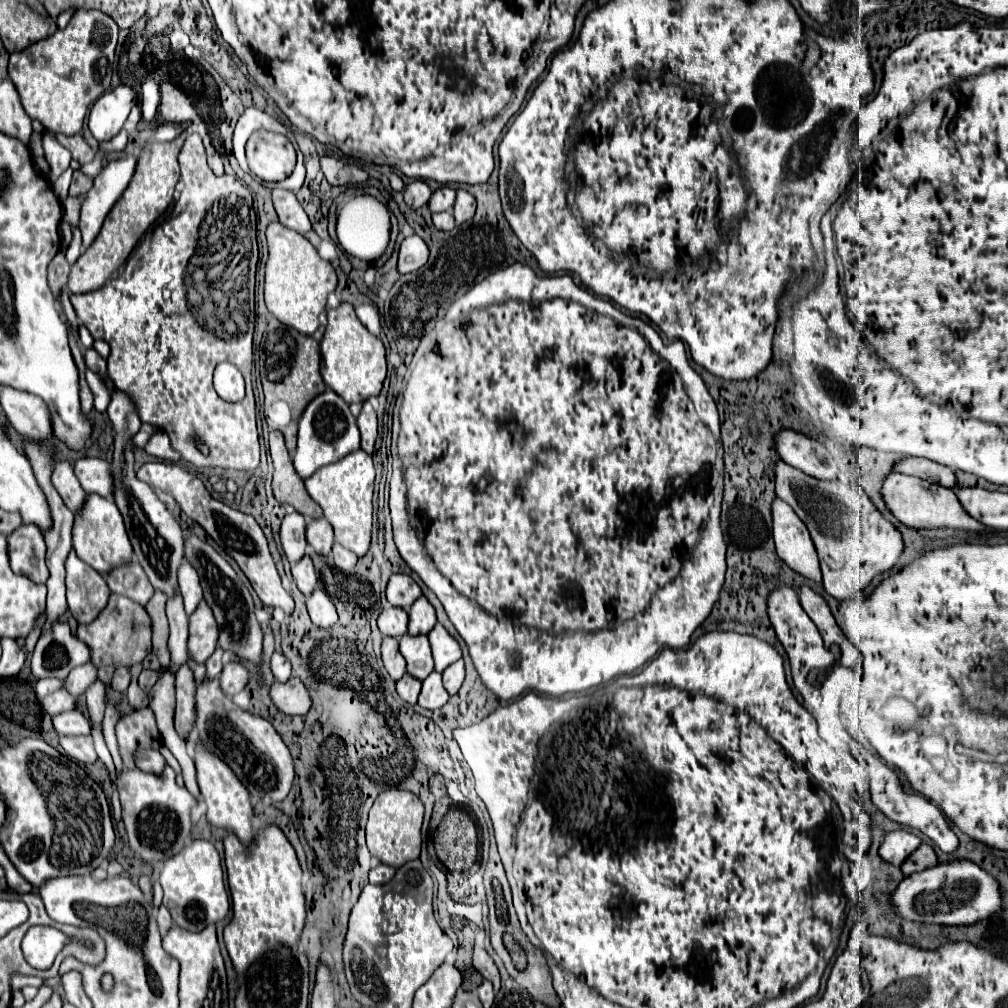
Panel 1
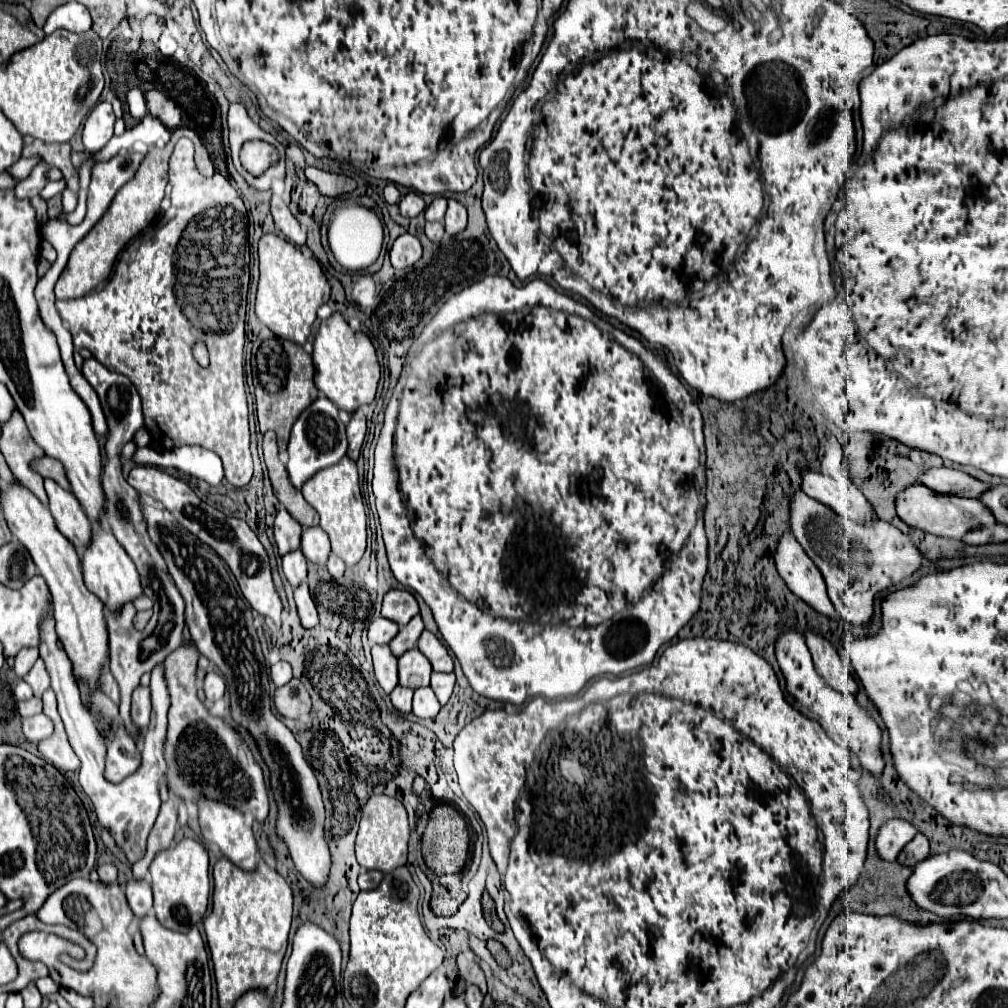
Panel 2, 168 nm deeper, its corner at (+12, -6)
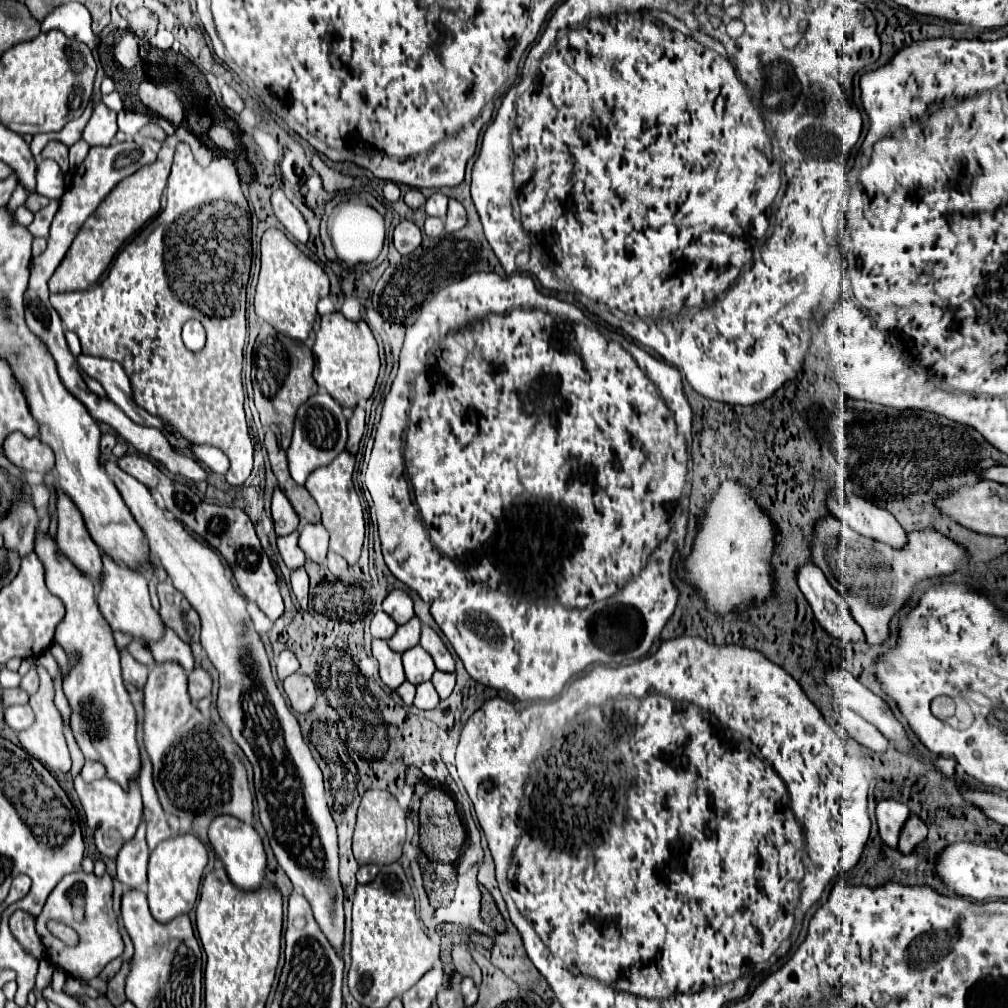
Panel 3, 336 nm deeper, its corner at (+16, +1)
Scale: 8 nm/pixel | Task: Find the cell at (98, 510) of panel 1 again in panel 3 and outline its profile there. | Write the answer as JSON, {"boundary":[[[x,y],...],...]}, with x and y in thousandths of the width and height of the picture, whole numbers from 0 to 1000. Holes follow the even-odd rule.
{"boundary":[[[101,549],[101,555],[103,555],[103,578],[99,580],[99,588],[97,588],[97,604],[105,614],[105,618],[109,620],[109,624],[127,628],[133,634],[139,634],[145,642],[153,636],[159,636],[163,632],[165,620],[149,598],[145,572],[139,566],[119,563],[103,549]]]}

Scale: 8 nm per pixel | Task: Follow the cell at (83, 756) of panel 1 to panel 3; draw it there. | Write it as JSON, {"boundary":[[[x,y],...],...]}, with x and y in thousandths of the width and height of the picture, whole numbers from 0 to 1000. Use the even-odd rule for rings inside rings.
{"boundary":[[[34,660],[34,662],[36,662],[38,672],[40,672],[40,684],[30,691],[30,701],[32,701],[36,713],[28,723],[18,727],[18,733],[20,733],[22,741],[32,751],[36,751],[48,765],[52,765],[52,767],[67,767],[69,761],[71,761],[71,753],[69,753],[69,745],[67,745],[63,725],[62,725],[62,709],[54,699],[54,678],[52,678],[50,668],[44,662],[40,662],[40,660]]]}

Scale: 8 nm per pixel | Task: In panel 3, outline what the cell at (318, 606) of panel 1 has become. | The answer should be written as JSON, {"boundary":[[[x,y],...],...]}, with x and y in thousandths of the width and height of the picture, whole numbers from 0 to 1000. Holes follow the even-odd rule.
{"boundary":[[[302,563],[290,566],[290,576],[288,576],[288,580],[290,580],[290,586],[292,586],[296,598],[298,598],[300,604],[302,604],[302,602],[306,600],[306,568],[304,568]]]}

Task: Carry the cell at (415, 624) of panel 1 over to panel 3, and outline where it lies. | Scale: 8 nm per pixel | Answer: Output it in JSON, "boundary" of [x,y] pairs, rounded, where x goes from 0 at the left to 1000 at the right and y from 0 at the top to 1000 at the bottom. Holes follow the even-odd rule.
{"boundary":[[[409,612],[403,620],[397,620],[395,626],[389,630],[389,634],[385,636],[387,644],[393,648],[401,648],[409,642],[413,642],[417,636],[417,614]]]}

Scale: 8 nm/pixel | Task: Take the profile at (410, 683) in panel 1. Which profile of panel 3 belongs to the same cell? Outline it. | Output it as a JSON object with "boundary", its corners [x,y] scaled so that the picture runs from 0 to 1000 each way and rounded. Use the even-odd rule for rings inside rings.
{"boundary":[[[401,676],[401,678],[393,684],[393,688],[399,691],[399,695],[401,695],[403,699],[409,699],[409,695],[411,695],[411,688],[413,688],[413,682],[411,682],[409,678]]]}

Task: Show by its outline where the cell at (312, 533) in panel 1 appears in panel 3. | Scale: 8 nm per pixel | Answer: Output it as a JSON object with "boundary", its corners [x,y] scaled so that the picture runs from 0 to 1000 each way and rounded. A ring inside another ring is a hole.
{"boundary":[[[319,519],[302,521],[302,525],[298,527],[298,543],[304,549],[304,553],[310,555],[312,559],[315,559],[315,561],[323,559],[325,527],[321,525],[321,521]]]}

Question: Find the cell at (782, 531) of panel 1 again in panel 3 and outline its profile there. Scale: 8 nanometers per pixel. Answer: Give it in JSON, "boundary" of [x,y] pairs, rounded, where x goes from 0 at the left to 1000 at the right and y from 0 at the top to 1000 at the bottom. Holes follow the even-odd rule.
{"boundary":[[[800,559],[792,566],[792,582],[798,588],[800,596],[806,602],[810,616],[821,626],[821,630],[837,636],[837,638],[857,638],[857,626],[847,616],[837,592],[821,578],[817,568]]]}

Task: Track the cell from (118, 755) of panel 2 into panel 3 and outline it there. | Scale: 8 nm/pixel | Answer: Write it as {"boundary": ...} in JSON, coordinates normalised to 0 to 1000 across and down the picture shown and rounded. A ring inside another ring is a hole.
{"boundary":[[[85,755],[83,761],[81,761],[81,773],[85,777],[91,777],[93,773],[99,773],[103,771],[103,761],[101,757],[91,757],[91,755]]]}

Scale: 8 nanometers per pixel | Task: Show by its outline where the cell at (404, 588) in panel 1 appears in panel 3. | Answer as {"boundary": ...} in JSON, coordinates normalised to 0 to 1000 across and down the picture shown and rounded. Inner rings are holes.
{"boundary":[[[399,584],[389,586],[389,588],[381,594],[379,602],[381,602],[381,606],[383,606],[395,620],[401,620],[401,618],[405,618],[405,616],[411,612],[409,594],[407,594],[405,588],[401,588]]]}

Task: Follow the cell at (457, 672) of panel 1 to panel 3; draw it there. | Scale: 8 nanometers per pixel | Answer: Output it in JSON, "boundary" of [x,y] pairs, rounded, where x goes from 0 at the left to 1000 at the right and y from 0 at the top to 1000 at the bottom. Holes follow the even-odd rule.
{"boundary":[[[433,666],[429,670],[429,678],[437,689],[437,693],[442,693],[448,684],[450,684],[450,668],[438,668],[438,666]]]}

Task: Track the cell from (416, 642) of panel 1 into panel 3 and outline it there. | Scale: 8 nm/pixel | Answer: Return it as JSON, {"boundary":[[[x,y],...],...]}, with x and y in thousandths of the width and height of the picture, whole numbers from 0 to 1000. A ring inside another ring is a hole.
{"boundary":[[[417,640],[405,644],[405,648],[399,648],[399,656],[401,656],[403,674],[409,680],[417,680],[417,678],[425,676],[429,672],[429,668],[433,666],[429,652]]]}

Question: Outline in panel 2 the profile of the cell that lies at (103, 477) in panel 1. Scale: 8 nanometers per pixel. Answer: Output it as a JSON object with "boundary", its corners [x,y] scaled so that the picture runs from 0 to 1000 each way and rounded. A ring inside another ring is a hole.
{"boundary":[[[44,452],[44,454],[36,456],[32,462],[34,462],[36,468],[42,470],[42,474],[52,474],[52,476],[58,478],[63,486],[69,486],[69,478],[67,478],[67,474],[65,474],[65,466],[63,466],[63,462],[62,462],[60,456],[54,456],[54,454],[50,454],[50,452]]]}

